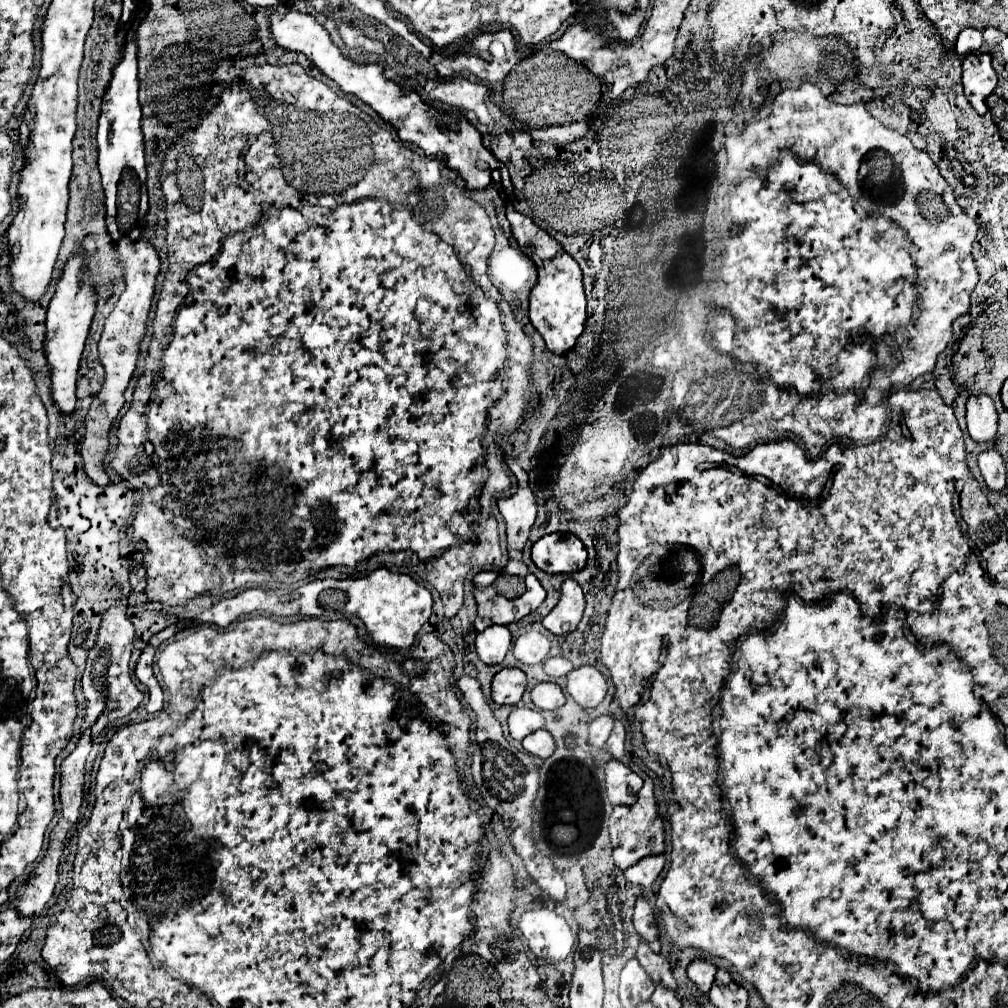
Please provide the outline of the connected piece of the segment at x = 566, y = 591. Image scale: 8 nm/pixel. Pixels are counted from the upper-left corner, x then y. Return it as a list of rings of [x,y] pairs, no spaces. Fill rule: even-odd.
[[[565,580],[563,588],[561,588],[561,600],[559,604],[543,618],[543,626],[557,634],[557,636],[567,636],[569,632],[573,632],[583,616],[585,610],[585,598],[583,598],[583,590],[575,580]]]

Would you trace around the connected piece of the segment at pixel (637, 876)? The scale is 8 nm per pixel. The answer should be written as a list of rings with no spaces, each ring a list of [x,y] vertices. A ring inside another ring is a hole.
[[[665,854],[659,856],[645,856],[643,860],[639,860],[639,864],[633,864],[631,868],[625,870],[625,878],[631,884],[637,884],[641,888],[649,888],[655,878],[659,876],[659,872],[665,866]]]

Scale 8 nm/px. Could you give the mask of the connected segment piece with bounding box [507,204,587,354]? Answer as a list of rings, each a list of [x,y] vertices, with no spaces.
[[[507,204],[507,220],[511,222],[511,230],[519,246],[537,266],[537,284],[529,296],[529,320],[543,336],[547,348],[555,354],[565,354],[571,350],[581,336],[587,320],[585,312],[585,292],[581,282],[579,264],[563,250],[563,246],[551,238],[543,228],[539,228],[529,216],[519,214],[513,204]]]

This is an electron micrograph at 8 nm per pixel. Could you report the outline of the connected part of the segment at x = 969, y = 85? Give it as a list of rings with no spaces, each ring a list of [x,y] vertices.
[[[971,54],[965,56],[963,60],[963,86],[965,86],[965,96],[971,102],[971,106],[979,112],[987,112],[985,98],[993,94],[997,86],[997,74],[991,66],[991,56],[989,54]]]

